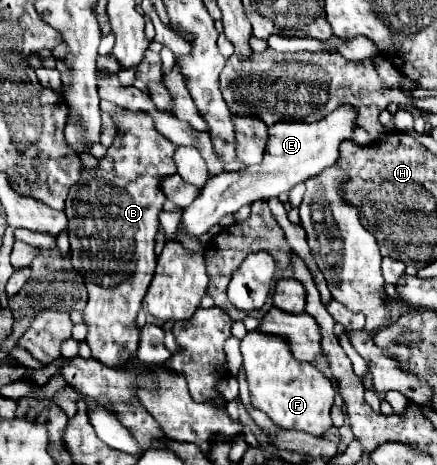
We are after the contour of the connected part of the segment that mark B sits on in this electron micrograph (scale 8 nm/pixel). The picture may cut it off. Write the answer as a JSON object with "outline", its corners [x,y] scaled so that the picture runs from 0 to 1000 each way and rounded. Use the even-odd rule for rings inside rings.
{"outline":[[[281,237],[277,245],[259,249],[259,262],[263,271],[272,271],[268,301],[259,301],[259,310],[245,318],[245,331],[227,340],[222,361],[190,361],[185,387],[172,396],[172,404],[158,409],[149,434],[149,460],[158,469],[162,563],[167,576],[181,581],[181,589],[195,598],[195,615],[204,628],[204,649],[190,671],[190,684],[204,697],[204,718],[195,735],[204,740],[213,770],[249,791],[286,787],[286,778],[309,774],[309,757],[318,744],[318,710],[309,701],[309,680],[346,611],[359,559],[350,525],[364,495],[368,426],[378,426],[368,391],[373,383],[405,370],[405,357],[396,348],[400,314],[382,297],[368,297],[341,245]]]}

